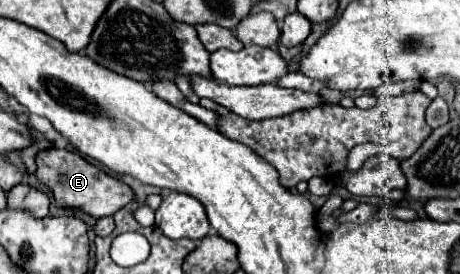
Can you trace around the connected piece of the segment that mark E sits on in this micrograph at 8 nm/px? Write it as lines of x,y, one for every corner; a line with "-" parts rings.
57,147
43,149
37,153
35,163
37,163
35,179
41,185
47,185
51,189
55,205
59,209
83,211
83,213
99,219
99,217
113,215
115,211
119,211
121,207
125,207
133,201
133,191
129,185
125,185
117,177
103,173
101,169
91,165
83,155
79,155
75,151
57,149

